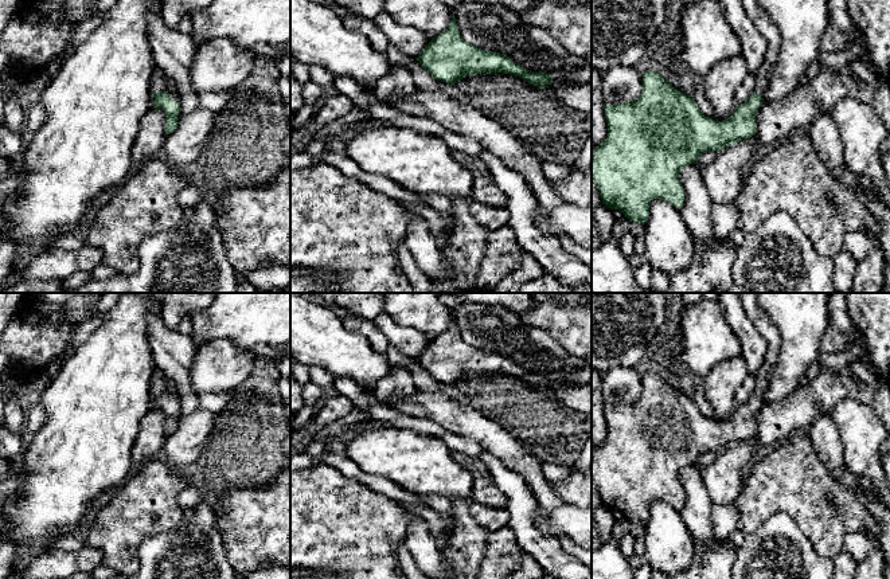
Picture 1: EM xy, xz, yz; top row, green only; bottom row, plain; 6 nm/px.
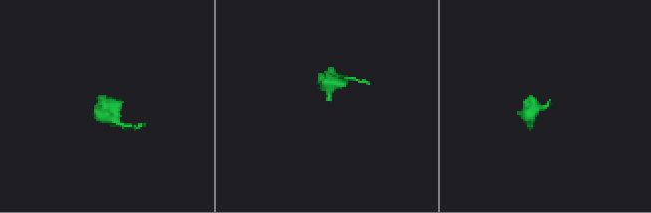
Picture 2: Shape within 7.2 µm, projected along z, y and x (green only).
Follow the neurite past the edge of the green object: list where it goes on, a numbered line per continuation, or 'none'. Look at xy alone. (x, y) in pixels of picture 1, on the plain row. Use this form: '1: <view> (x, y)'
1: xy (157, 384)

